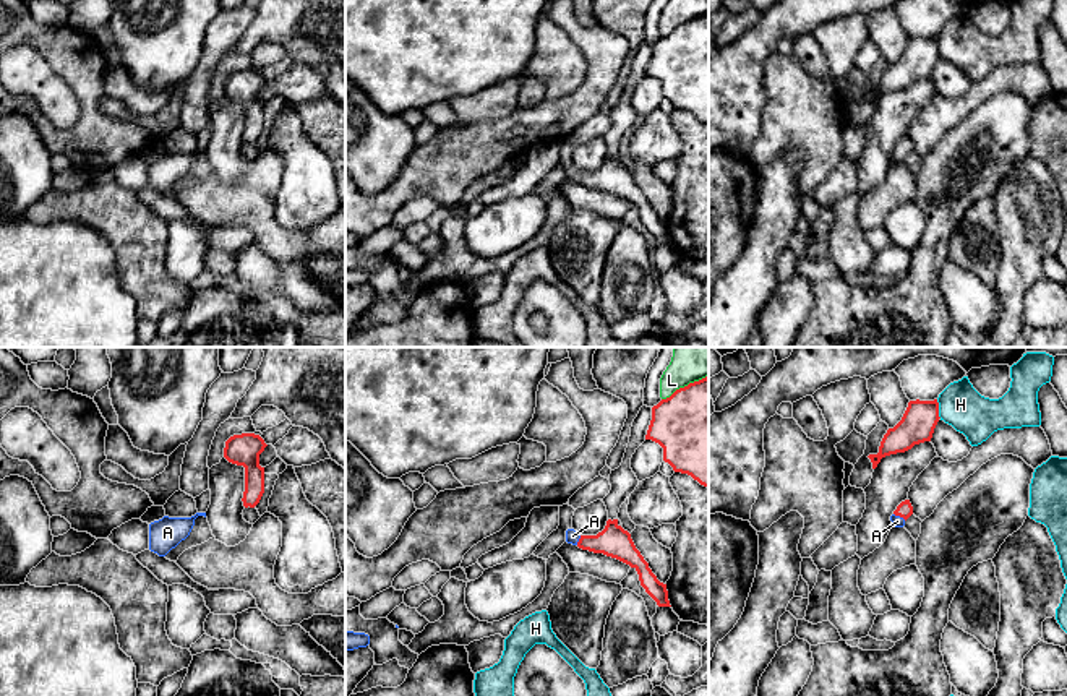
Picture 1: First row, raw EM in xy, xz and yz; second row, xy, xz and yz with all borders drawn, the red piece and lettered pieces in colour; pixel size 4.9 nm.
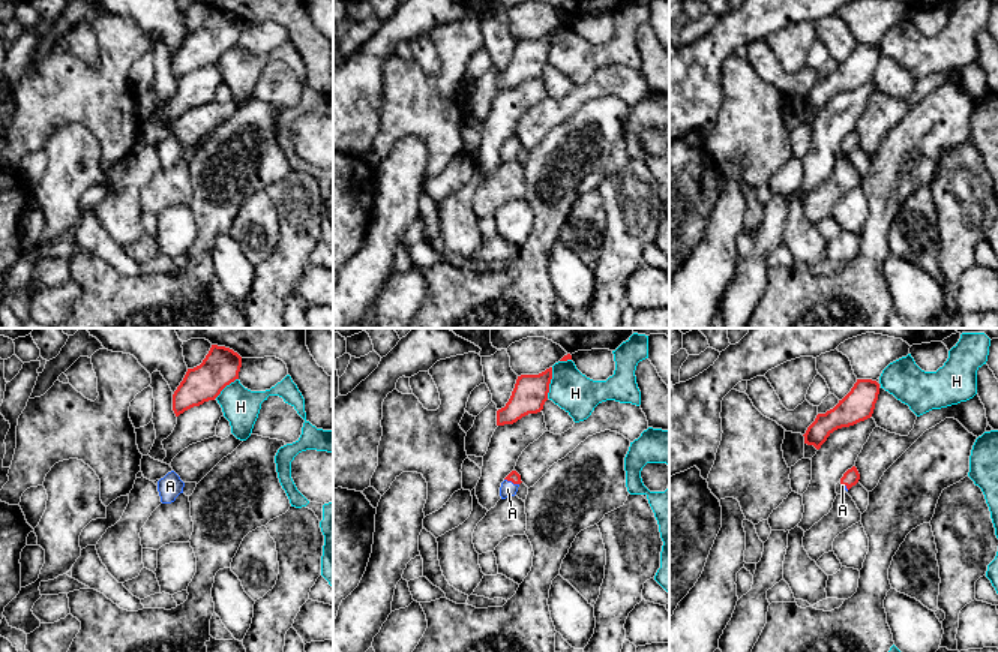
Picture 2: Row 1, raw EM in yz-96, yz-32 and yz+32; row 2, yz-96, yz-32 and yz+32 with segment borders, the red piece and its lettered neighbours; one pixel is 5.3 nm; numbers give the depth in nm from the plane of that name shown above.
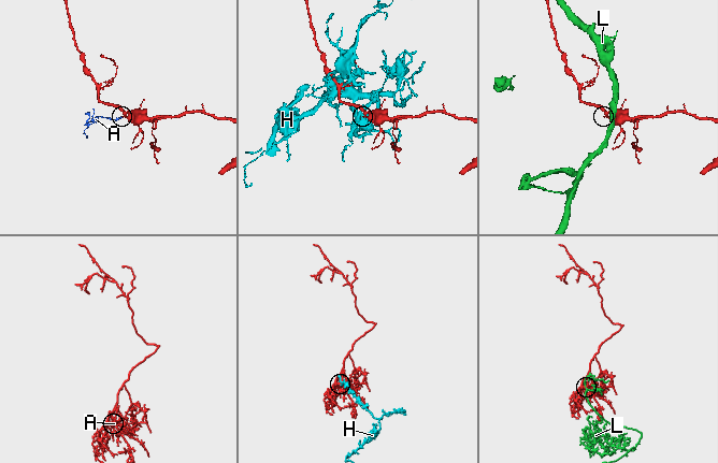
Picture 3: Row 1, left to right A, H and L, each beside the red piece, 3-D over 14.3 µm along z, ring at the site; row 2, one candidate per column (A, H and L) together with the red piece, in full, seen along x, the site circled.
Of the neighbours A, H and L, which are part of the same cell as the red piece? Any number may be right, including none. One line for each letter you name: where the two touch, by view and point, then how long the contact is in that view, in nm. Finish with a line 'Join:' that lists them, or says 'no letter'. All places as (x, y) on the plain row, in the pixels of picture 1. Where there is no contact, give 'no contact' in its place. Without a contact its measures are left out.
A: xz (579, 177) | 50 nm
Join: A

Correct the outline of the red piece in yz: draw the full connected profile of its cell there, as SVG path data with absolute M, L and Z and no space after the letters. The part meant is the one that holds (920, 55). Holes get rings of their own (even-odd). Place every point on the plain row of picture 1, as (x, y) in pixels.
M937 36L910 37L902 57L884 71L879 89L868 92L872 99L872 105L876 105L885 92L905 89L915 81L931 78L939 55Z

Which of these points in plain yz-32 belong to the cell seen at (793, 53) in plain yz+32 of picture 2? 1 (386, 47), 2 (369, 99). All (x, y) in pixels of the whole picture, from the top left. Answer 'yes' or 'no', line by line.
1: no
2: no

